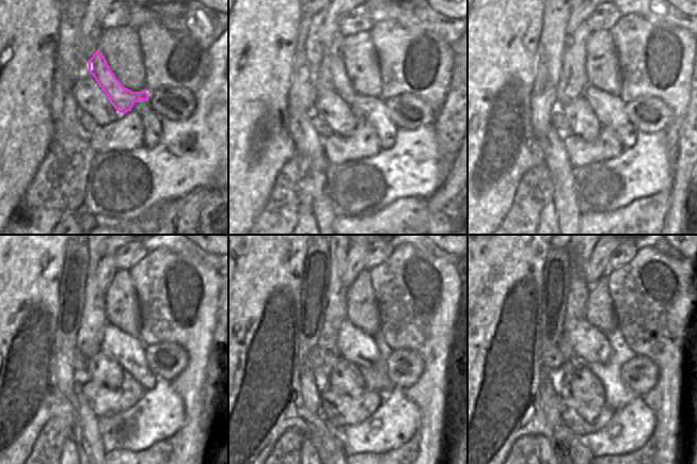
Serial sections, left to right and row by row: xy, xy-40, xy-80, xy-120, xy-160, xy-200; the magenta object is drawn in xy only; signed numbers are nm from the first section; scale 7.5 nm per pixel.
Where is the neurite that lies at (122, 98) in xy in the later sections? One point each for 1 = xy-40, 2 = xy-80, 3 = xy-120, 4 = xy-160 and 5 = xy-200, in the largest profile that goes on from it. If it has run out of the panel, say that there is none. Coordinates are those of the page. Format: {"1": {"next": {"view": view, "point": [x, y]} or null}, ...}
{"1": {"next": {"view": "xy-40", "point": [343, 86]}}, "2": {"next": {"view": "xy-80", "point": [577, 42]}}, "3": {"next": {"view": "xy-120", "point": [107, 269]}}, "4": {"next": {"view": "xy-160", "point": [355, 256]}}, "5": {"next": {"view": "xy-200", "point": [597, 267]}}}

